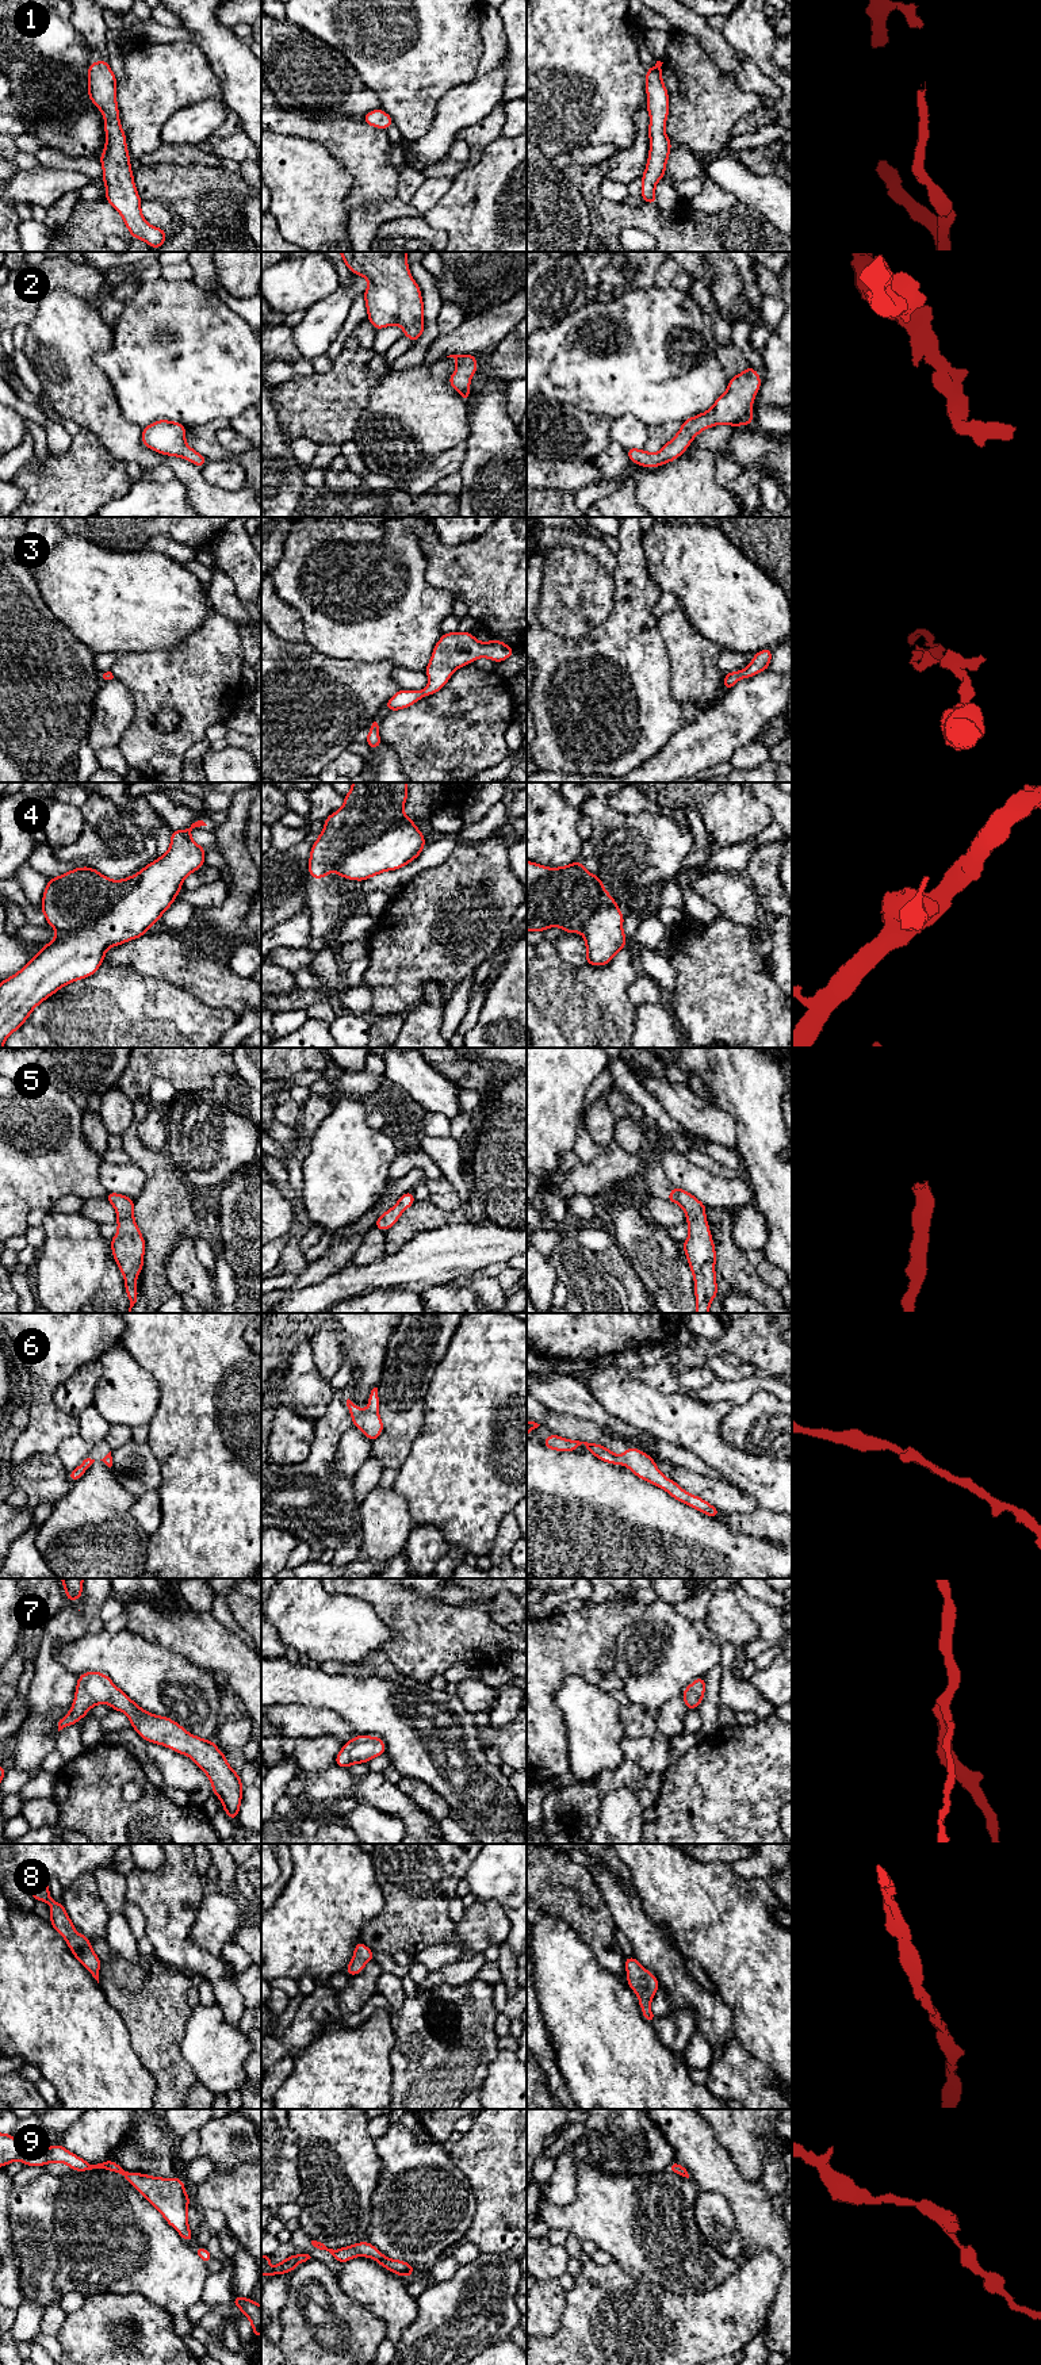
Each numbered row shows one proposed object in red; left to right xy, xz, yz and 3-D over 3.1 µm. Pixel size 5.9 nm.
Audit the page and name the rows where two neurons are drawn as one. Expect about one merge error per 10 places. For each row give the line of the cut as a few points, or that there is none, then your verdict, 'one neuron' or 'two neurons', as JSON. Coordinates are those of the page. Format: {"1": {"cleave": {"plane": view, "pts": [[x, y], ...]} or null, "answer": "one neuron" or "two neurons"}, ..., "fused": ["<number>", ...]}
{"1": {"cleave": null, "answer": "one neuron"}, "2": {"cleave": null, "answer": "one neuron"}, "3": {"cleave": null, "answer": "one neuron"}, "4": {"cleave": {"plane": "xy", "pts": [[138, 873], [137, 883], [94, 922], [57, 934]]}, "answer": "two neurons"}, "5": {"cleave": null, "answer": "one neuron"}, "6": {"cleave": null, "answer": "one neuron"}, "7": {"cleave": null, "answer": "one neuron"}, "8": {"cleave": null, "answer": "one neuron"}, "9": {"cleave": null, "answer": "one neuron"}, "fused": ["4"]}

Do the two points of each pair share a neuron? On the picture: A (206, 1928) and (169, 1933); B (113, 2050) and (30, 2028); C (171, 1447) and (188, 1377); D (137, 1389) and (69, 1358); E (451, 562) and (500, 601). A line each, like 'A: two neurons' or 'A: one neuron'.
A: two neurons
B: one neuron
C: one neuron
D: two neurons
E: one neuron

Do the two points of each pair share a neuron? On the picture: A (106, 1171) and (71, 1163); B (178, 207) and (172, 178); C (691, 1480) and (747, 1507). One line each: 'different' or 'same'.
A: different
B: different
C: same

